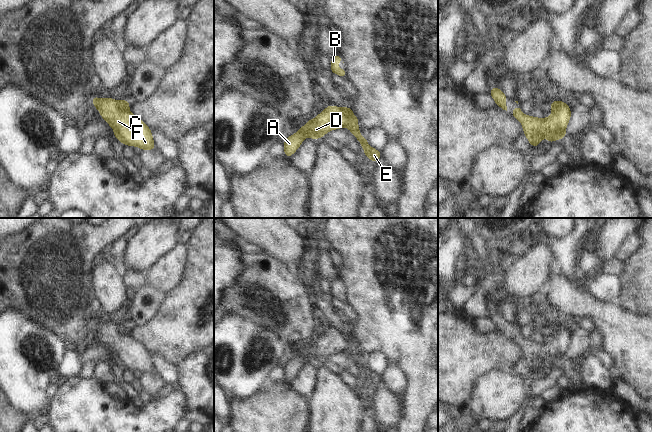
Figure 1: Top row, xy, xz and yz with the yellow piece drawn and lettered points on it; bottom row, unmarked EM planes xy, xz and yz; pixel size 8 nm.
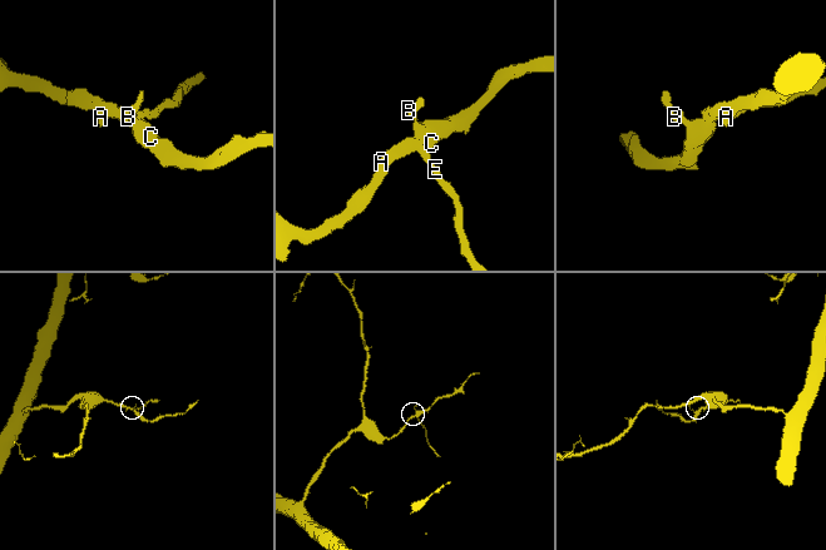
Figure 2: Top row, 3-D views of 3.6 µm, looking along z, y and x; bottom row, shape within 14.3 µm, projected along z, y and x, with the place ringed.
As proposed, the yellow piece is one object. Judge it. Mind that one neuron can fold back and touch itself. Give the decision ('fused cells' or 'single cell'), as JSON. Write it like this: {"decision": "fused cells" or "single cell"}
{"decision": "fused cells"}

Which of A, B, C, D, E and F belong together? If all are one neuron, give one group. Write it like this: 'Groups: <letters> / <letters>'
Groups: A B C D F / E.

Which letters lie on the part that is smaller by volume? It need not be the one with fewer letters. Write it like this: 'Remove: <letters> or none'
Remove: E

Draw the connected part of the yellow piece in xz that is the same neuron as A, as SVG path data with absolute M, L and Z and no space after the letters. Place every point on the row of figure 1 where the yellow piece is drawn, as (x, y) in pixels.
M335 105L327 106L322 113L317 114L314 119L309 119L307 124L300 127L295 134L290 135L283 142L285 157L288 158L296 152L306 139L306 135L309 136L309 139L319 139L324 137L327 132L347 127L350 111L353 113L351 107L347 113L344 113Z

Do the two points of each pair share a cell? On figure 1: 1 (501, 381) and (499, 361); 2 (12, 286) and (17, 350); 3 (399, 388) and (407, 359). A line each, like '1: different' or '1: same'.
1: different
2: different
3: different

